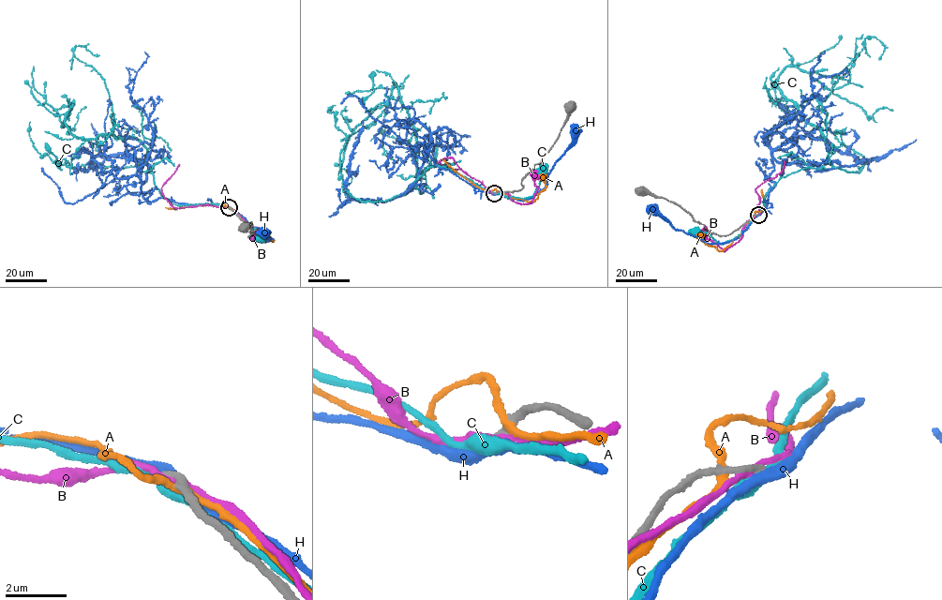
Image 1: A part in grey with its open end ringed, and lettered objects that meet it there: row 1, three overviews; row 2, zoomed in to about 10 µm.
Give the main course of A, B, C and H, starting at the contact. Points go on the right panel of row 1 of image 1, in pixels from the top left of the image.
A: (755, 215), (740, 236), (721, 250), (704, 243), (700, 235)
B: (757, 215), (746, 221), (738, 242), (724, 250), (701, 234), (703, 231)
C: (758, 215), (739, 235), (725, 243), (717, 243), (707, 233), (695, 232)
H: (757, 215), (737, 238), (712, 244), (675, 229), (653, 209)

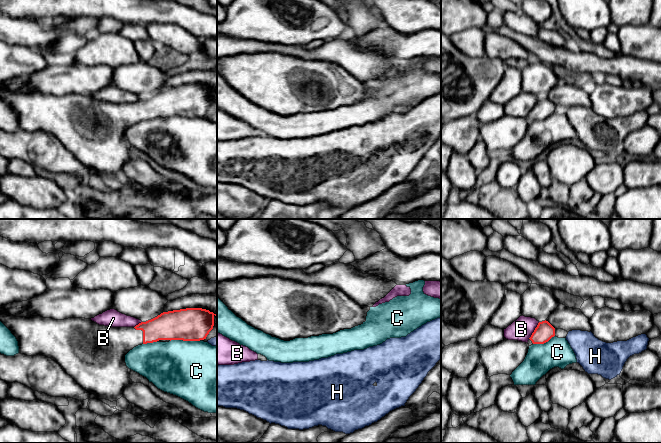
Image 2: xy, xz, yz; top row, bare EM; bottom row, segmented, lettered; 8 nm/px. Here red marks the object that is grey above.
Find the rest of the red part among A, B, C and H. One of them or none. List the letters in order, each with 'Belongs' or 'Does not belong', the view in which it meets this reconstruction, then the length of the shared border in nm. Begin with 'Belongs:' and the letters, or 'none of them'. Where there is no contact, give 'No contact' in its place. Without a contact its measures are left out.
Belongs: none of them
A: Does not belong. No contact
B: Does not belong. Touches red in yz. Shared border 160 nm
C: Does not belong. Touches red in xy. Shared border 240 nm
H: Does not belong. No contact

